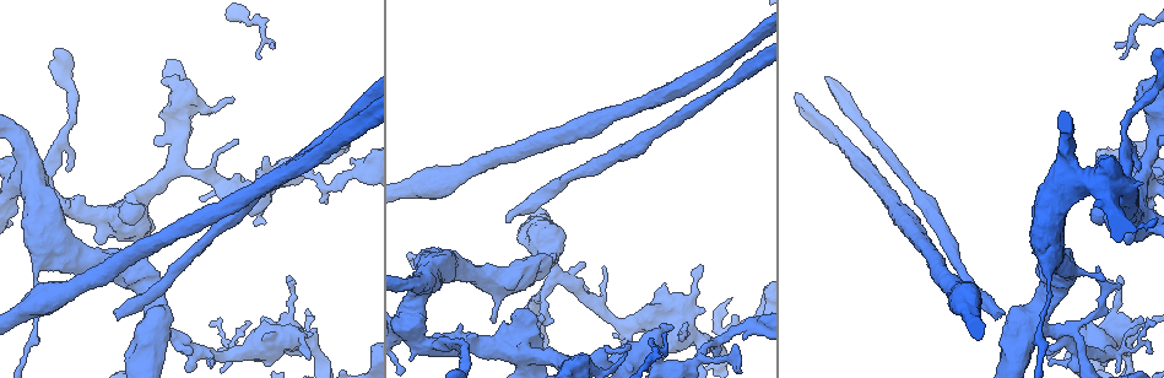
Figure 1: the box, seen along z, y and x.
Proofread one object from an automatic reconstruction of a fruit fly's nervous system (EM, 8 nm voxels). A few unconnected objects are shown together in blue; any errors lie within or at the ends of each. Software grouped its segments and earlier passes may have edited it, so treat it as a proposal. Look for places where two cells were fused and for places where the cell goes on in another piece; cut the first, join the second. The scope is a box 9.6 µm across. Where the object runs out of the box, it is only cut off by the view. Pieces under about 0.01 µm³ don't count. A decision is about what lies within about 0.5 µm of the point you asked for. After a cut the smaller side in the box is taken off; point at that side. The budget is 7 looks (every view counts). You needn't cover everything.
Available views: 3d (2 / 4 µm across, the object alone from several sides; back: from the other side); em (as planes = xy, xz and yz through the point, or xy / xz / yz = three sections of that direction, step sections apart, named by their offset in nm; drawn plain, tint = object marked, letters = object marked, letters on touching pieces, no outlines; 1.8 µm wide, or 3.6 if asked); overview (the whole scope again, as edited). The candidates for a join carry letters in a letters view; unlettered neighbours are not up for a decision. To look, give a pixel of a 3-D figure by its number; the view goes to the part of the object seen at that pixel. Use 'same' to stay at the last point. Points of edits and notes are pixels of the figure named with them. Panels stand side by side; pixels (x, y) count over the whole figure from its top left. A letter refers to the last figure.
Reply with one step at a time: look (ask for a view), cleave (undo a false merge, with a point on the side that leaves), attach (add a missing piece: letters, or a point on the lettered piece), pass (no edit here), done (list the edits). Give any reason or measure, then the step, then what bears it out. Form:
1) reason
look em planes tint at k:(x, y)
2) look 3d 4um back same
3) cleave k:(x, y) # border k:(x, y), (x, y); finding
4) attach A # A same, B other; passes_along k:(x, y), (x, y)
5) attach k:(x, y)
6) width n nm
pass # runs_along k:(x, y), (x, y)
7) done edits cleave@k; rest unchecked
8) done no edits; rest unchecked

tapers out
look 3d 2um at 1:(664, 336)

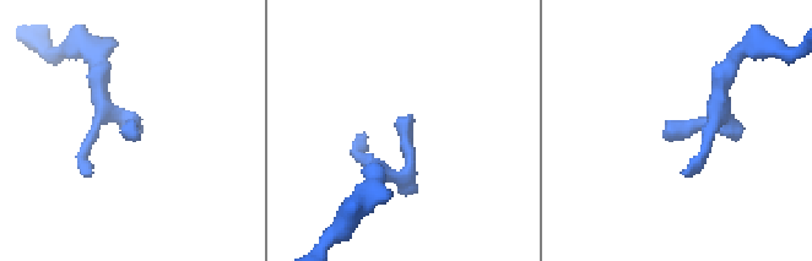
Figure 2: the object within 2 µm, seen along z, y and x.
look em planes tint at 2:(124, 135)

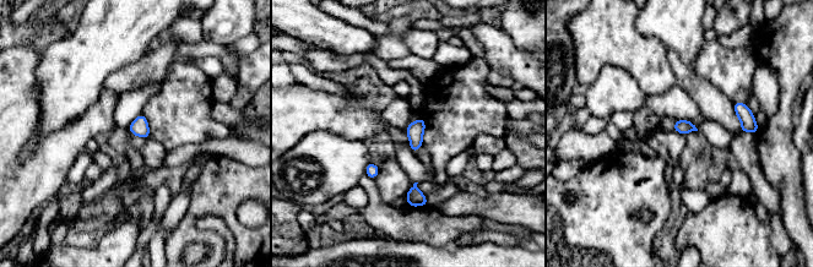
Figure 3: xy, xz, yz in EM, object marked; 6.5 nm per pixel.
see the neighbours
look em planes letters same

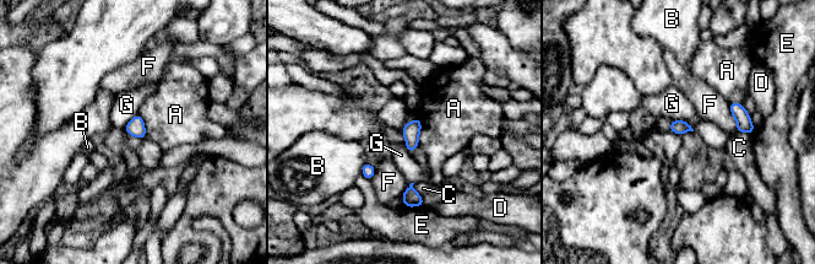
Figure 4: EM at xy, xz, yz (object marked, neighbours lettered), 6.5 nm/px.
pass # A other, B other, C other, D other, E other, F other, G other; border 4:(672, 119), (683, 119), (694, 130); none of them fits

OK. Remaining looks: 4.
calibre changes
look em planes tint at 1:(217, 180)

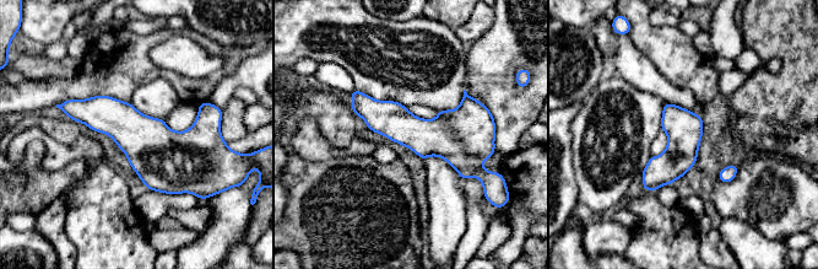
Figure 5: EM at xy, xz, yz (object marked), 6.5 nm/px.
look em planes letters same

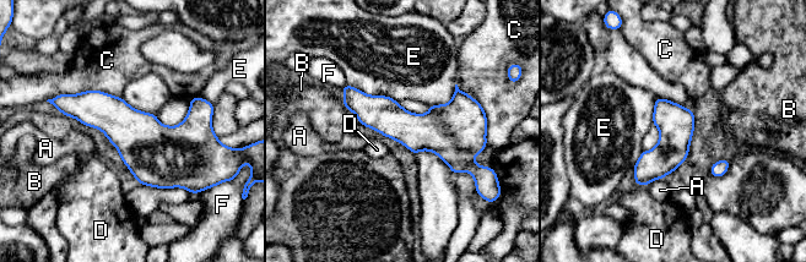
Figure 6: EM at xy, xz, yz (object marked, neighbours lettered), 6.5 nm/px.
pass # A other, B other, C other, D other, E other, F other; one cell here

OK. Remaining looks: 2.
calibre changes
look em planes plain at 1:(309, 325)

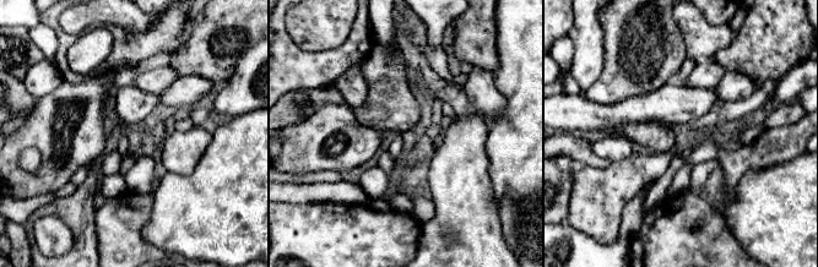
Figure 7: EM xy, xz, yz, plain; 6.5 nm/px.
what lies round it
look em planes letters same

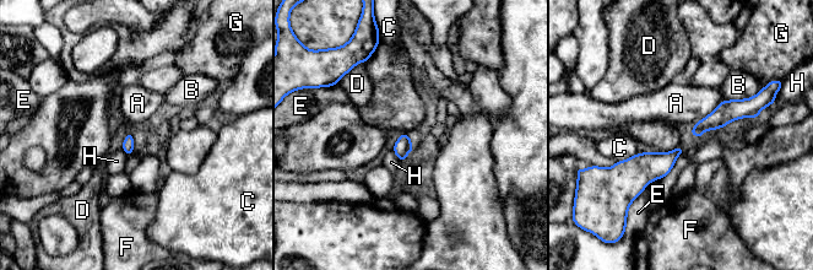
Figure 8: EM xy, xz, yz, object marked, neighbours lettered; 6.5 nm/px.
longest_contact A 280 nm
pass # A other, B other, C other, D other, E other, F other, G other, H other; border 8:(660, 179), (654, 179), (632, 201); one cell here

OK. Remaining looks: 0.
done no edits; rest unchecked

